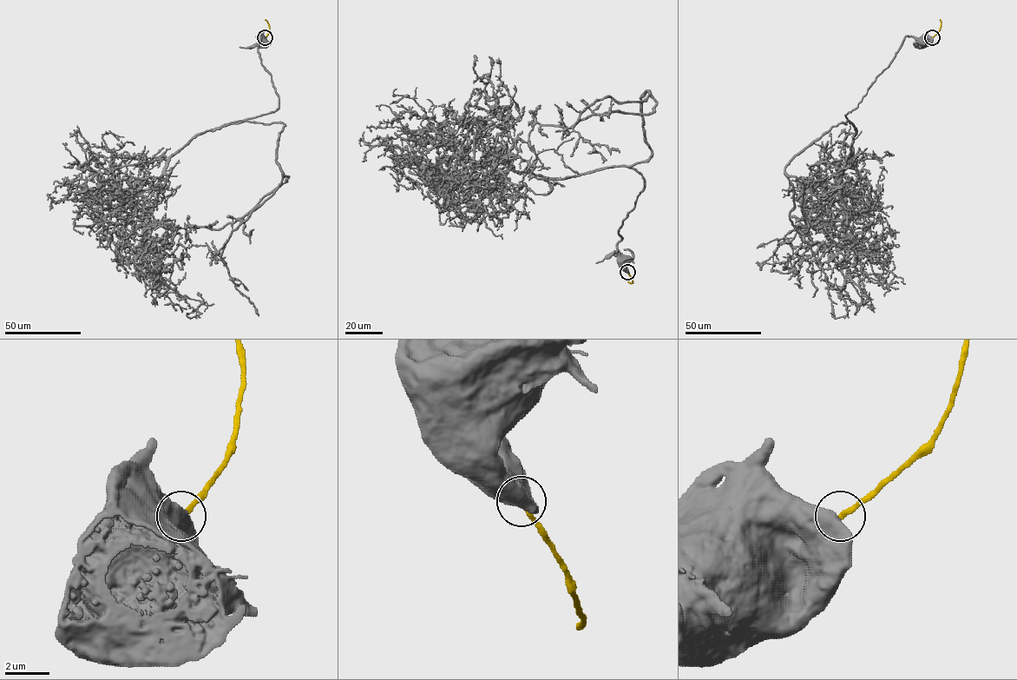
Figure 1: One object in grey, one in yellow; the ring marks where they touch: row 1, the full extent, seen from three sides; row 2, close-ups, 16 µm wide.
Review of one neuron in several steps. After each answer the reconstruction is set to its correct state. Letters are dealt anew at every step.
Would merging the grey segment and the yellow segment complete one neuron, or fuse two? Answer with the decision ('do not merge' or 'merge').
do not merge

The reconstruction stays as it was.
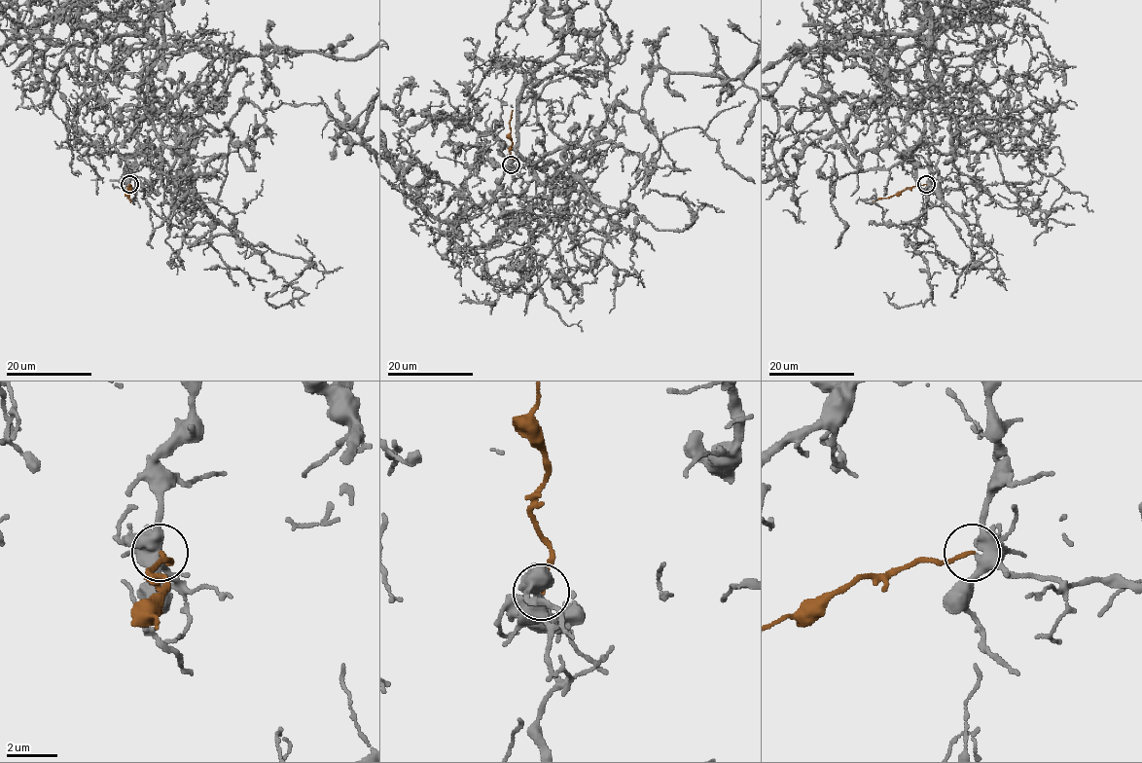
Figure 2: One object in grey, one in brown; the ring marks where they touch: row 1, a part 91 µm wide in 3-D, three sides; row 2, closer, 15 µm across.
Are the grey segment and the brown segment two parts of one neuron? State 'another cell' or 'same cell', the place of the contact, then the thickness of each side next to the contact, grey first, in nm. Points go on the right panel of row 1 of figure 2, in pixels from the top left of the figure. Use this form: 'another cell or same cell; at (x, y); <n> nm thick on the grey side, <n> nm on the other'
same cell; at (926, 184); 360 nm thick on the grey side, 150 nm on the other

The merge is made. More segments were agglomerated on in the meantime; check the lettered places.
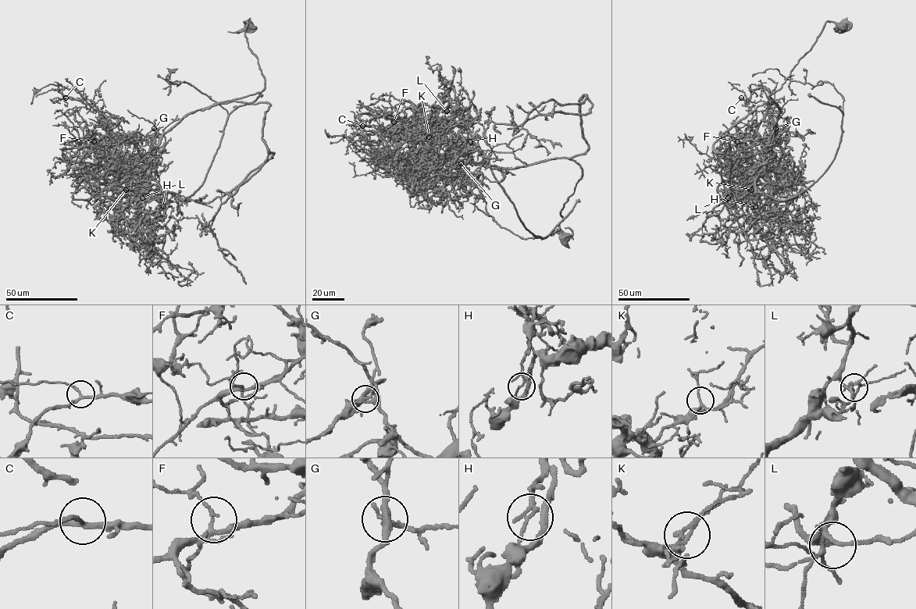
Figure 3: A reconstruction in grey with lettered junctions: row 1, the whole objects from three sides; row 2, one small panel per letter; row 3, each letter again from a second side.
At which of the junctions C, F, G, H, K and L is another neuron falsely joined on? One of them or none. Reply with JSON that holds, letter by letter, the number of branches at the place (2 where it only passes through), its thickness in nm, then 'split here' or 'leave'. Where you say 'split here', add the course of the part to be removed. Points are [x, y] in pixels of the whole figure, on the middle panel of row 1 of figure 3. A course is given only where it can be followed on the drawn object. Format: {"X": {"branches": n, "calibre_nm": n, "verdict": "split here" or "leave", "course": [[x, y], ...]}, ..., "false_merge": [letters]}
{"C": {"branches": 3, "calibre_nm": 180, "verdict": "leave"}, "F": {"branches": 3, "calibre_nm": 150, "verdict": "leave"}, "G": {"branches": 3, "calibre_nm": 200, "verdict": "leave"}, "H": {"branches": 3, "calibre_nm": 120, "verdict": "split here", "course": [[470, 141], [467, 126], [450, 129], [541, 238], [486, 212], [476, 137]]}, "K": {"branches": 3, "calibre_nm": 120, "verdict": "leave"}, "L": {"branches": 3, "calibre_nm": 150, "verdict": "leave"}, "false_merge": ["H"]}

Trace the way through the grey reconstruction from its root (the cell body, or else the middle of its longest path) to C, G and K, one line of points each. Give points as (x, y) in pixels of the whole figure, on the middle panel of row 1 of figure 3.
C: (565, 236), (574, 160), (497, 167), (425, 122), (412, 141), (362, 126)
G: (565, 236), (559, 227), (561, 211), (582, 177), (574, 160), (559, 158), (517, 168), (461, 163)
K: (565, 236), (561, 211), (582, 177), (574, 160), (497, 167), (475, 163), (429, 137)

